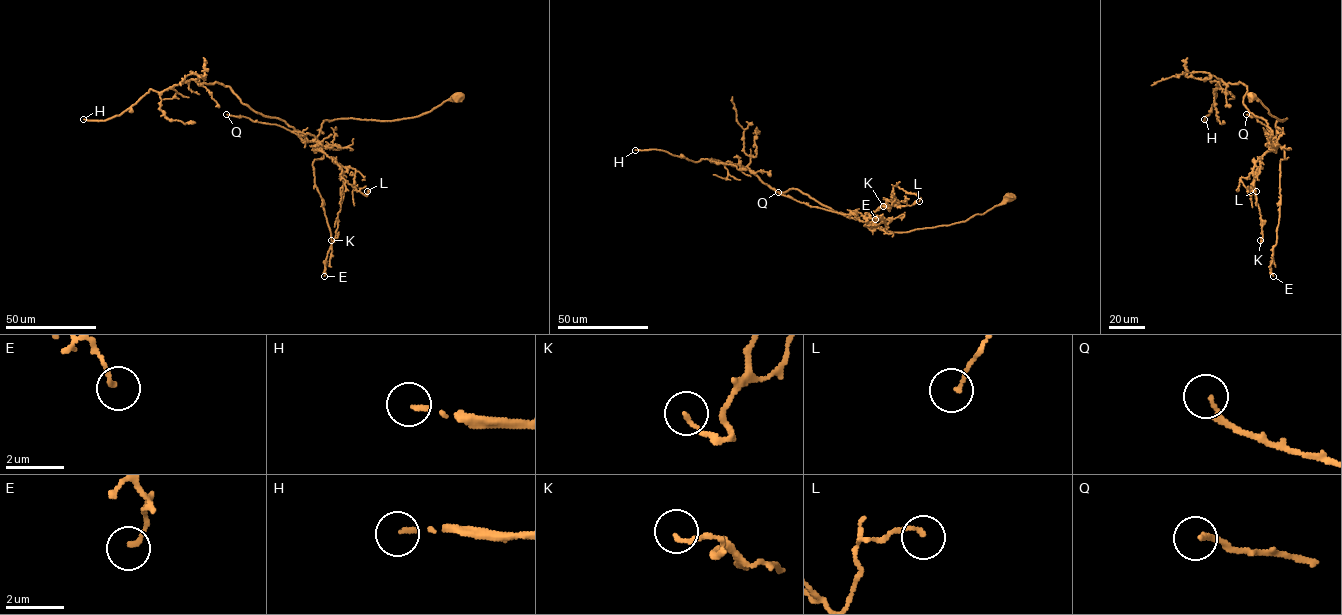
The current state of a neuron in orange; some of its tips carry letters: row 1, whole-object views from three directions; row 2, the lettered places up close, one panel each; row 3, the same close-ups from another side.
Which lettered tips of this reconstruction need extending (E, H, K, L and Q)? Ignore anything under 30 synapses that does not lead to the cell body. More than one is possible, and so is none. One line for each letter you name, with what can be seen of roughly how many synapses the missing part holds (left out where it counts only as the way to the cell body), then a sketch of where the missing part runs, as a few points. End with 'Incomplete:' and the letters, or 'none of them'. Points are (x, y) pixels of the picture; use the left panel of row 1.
H: 160 synapses
Incomplete: H

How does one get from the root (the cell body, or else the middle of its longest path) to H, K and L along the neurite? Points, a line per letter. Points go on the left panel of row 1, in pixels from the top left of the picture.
H: (456, 97), (412, 118), (325, 120), (314, 141), (228, 86), (193, 79), (83, 119)
K: (456, 97), (412, 118), (341, 118), (322, 123), (315, 149), (333, 158), (343, 181), (338, 228), (331, 240)
L: (456, 97), (412, 118), (322, 123), (315, 149), (333, 158), (341, 177), (364, 195), (367, 191)

